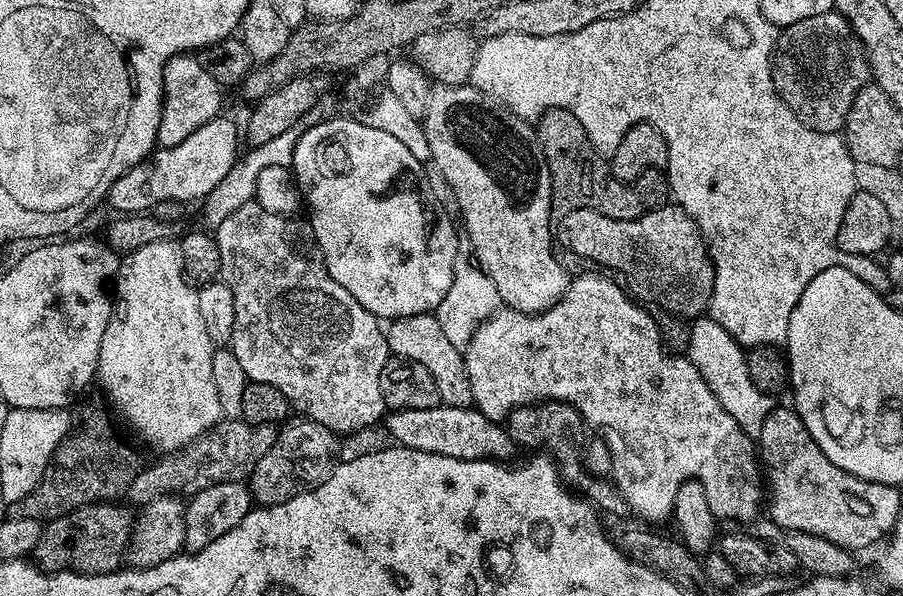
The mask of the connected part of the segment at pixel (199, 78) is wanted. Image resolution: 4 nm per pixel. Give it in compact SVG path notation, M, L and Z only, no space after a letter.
M181 54L170 58L164 68L164 105L162 118L158 122L157 145L162 148L178 146L178 142L183 142L190 134L194 134L198 126L210 122L214 116L221 115L220 92L221 84L210 78L210 74L206 74L195 55Z

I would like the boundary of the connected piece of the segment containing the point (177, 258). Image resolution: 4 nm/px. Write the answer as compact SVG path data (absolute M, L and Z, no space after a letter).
M175 239L155 240L138 250L127 253L121 259L120 270L114 277L114 303L112 317L106 326L106 334L102 334L102 350L98 354L96 375L98 384L104 387L106 395L112 399L112 404L132 423L132 428L152 448L157 448L157 453L167 454L176 452L184 444L188 444L202 433L208 432L219 425L222 417L218 406L218 390L214 390L214 358L212 357L214 345L210 342L210 334L206 334L206 326L202 323L202 314L198 310L197 289L193 287L187 276L184 275L182 254L179 243Z

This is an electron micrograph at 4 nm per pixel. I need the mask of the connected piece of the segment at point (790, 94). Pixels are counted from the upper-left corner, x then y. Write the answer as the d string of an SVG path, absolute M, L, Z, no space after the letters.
M838 11L814 14L814 18L802 18L802 22L787 25L776 37L776 48L772 52L772 77L774 90L794 110L803 124L815 132L839 133L850 114L854 98L870 82L868 56L864 53L862 42L852 32L848 19Z

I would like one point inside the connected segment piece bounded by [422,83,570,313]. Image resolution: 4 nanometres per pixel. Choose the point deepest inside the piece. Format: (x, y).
(490, 157)

